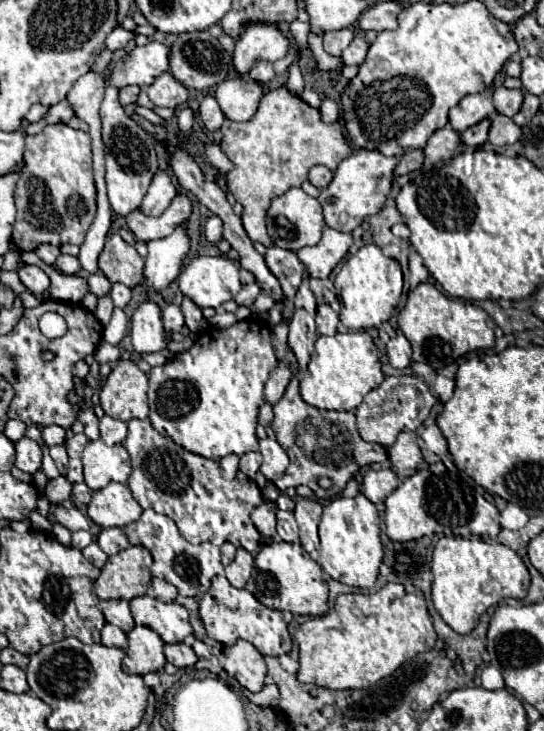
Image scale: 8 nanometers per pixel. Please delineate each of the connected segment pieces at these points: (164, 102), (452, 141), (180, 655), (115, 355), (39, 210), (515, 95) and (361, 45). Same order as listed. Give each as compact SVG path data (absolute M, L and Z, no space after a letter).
M171 72L161 74L161 78L157 78L157 82L147 88L147 94L155 106L167 108L179 108L189 98L189 90L179 80L175 80Z
M451 126L437 130L427 140L427 146L423 148L425 164L429 166L429 164L435 164L435 162L447 162L453 156L453 152L459 144L461 144L461 136Z
M179 642L179 644L165 644L165 658L177 668L187 668L197 662L197 656L191 646Z
M101 342L95 350L95 360L99 364L115 364L119 360L119 346L111 346L107 342Z
M49 124L41 134L27 136L25 164L15 190L15 206L17 220L13 228L13 242L19 250L35 250L37 244L43 242L53 246L81 246L97 210L91 136L65 124Z
M505 86L497 88L493 92L493 104L495 104L495 110L503 116L515 116L519 110L521 110L521 104L523 104L523 90L509 90Z
M355 36L353 42L343 52L343 64L345 66L353 66L353 64L359 66L365 60L365 56L367 56L367 48L369 48L369 44L363 38Z

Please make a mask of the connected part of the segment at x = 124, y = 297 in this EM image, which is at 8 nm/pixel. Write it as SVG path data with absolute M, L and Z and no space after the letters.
M113 284L111 298L113 298L113 304L115 306L125 308L129 304L129 300L131 300L131 288L125 286L125 284Z

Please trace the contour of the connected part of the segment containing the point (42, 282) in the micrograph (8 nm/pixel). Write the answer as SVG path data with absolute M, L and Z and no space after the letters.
M25 266L19 270L19 276L29 292L43 292L51 284L49 276L39 266Z

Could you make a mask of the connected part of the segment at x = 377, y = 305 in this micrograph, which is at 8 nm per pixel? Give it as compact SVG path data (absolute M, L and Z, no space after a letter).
M361 238L355 239L348 255L351 256L358 250L359 252L351 256L345 264L345 260L341 261L331 273L333 274L333 286L335 280L337 300L339 300L339 310L335 311L340 311L340 320L350 331L379 328L383 322L387 322L395 312L397 302L401 298L401 290L403 290L403 274L401 274L399 262L383 256L381 248L377 248L375 244L363 245Z

